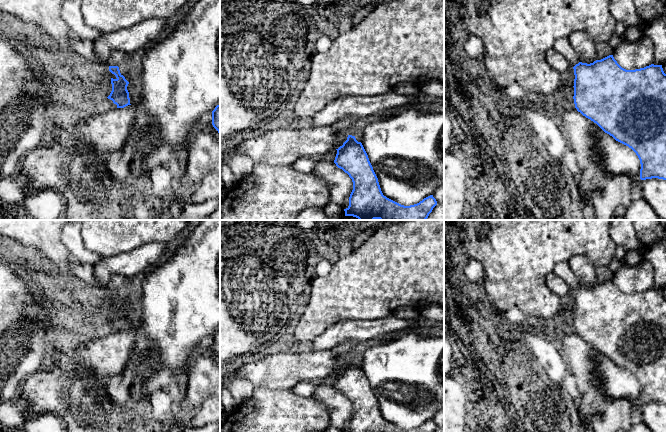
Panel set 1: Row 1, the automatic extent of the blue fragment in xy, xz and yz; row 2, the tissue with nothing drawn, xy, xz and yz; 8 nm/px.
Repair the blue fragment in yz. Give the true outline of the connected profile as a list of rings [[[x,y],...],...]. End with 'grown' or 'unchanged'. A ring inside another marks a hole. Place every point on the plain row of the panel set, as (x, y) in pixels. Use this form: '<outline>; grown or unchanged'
[[[568,261],[557,263],[553,272],[564,279],[574,293],[573,323],[577,335],[636,377],[641,388],[641,404],[666,404],[666,298],[662,289],[626,294],[613,279],[590,288],[582,287]]]; grown

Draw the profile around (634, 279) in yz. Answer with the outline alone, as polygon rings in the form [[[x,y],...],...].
[[[645,258],[634,266],[629,266],[622,260],[621,267],[614,273],[613,281],[626,294],[644,292],[653,287],[654,268]]]

